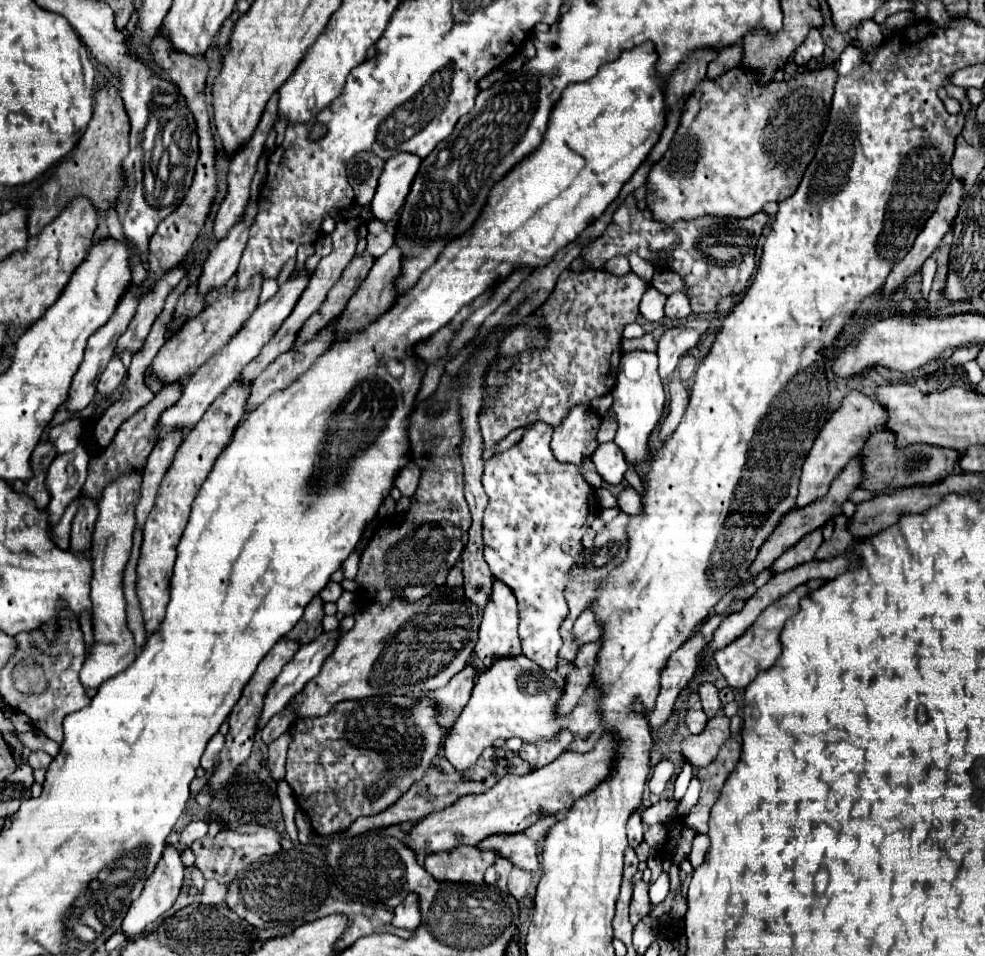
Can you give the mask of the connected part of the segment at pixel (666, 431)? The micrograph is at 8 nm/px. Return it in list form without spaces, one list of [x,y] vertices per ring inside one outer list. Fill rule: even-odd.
[[[672,378],[672,382],[668,384],[668,416],[666,420],[660,424],[660,440],[664,442],[680,424],[680,418],[686,410],[688,404],[688,390],[684,388],[684,384],[678,378]]]

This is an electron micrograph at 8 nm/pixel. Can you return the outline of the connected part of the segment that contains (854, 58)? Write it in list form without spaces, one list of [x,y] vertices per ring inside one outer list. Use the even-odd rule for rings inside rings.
[[[848,46],[838,58],[838,74],[842,74],[842,76],[850,74],[858,62],[860,62],[860,50],[854,46]]]

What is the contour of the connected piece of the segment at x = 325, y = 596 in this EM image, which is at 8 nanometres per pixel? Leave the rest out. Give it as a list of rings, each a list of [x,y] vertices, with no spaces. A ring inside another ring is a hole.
[[[330,582],[330,584],[320,592],[320,598],[322,598],[324,602],[336,602],[336,600],[340,598],[340,594],[342,594],[342,586],[336,584],[336,582]]]

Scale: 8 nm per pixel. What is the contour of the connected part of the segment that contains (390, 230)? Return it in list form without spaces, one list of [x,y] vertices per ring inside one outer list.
[[[398,214],[388,220],[388,222],[382,222],[382,220],[374,220],[368,224],[368,252],[378,258],[382,256],[390,246],[392,246],[392,236],[396,234],[396,224],[398,224]]]

